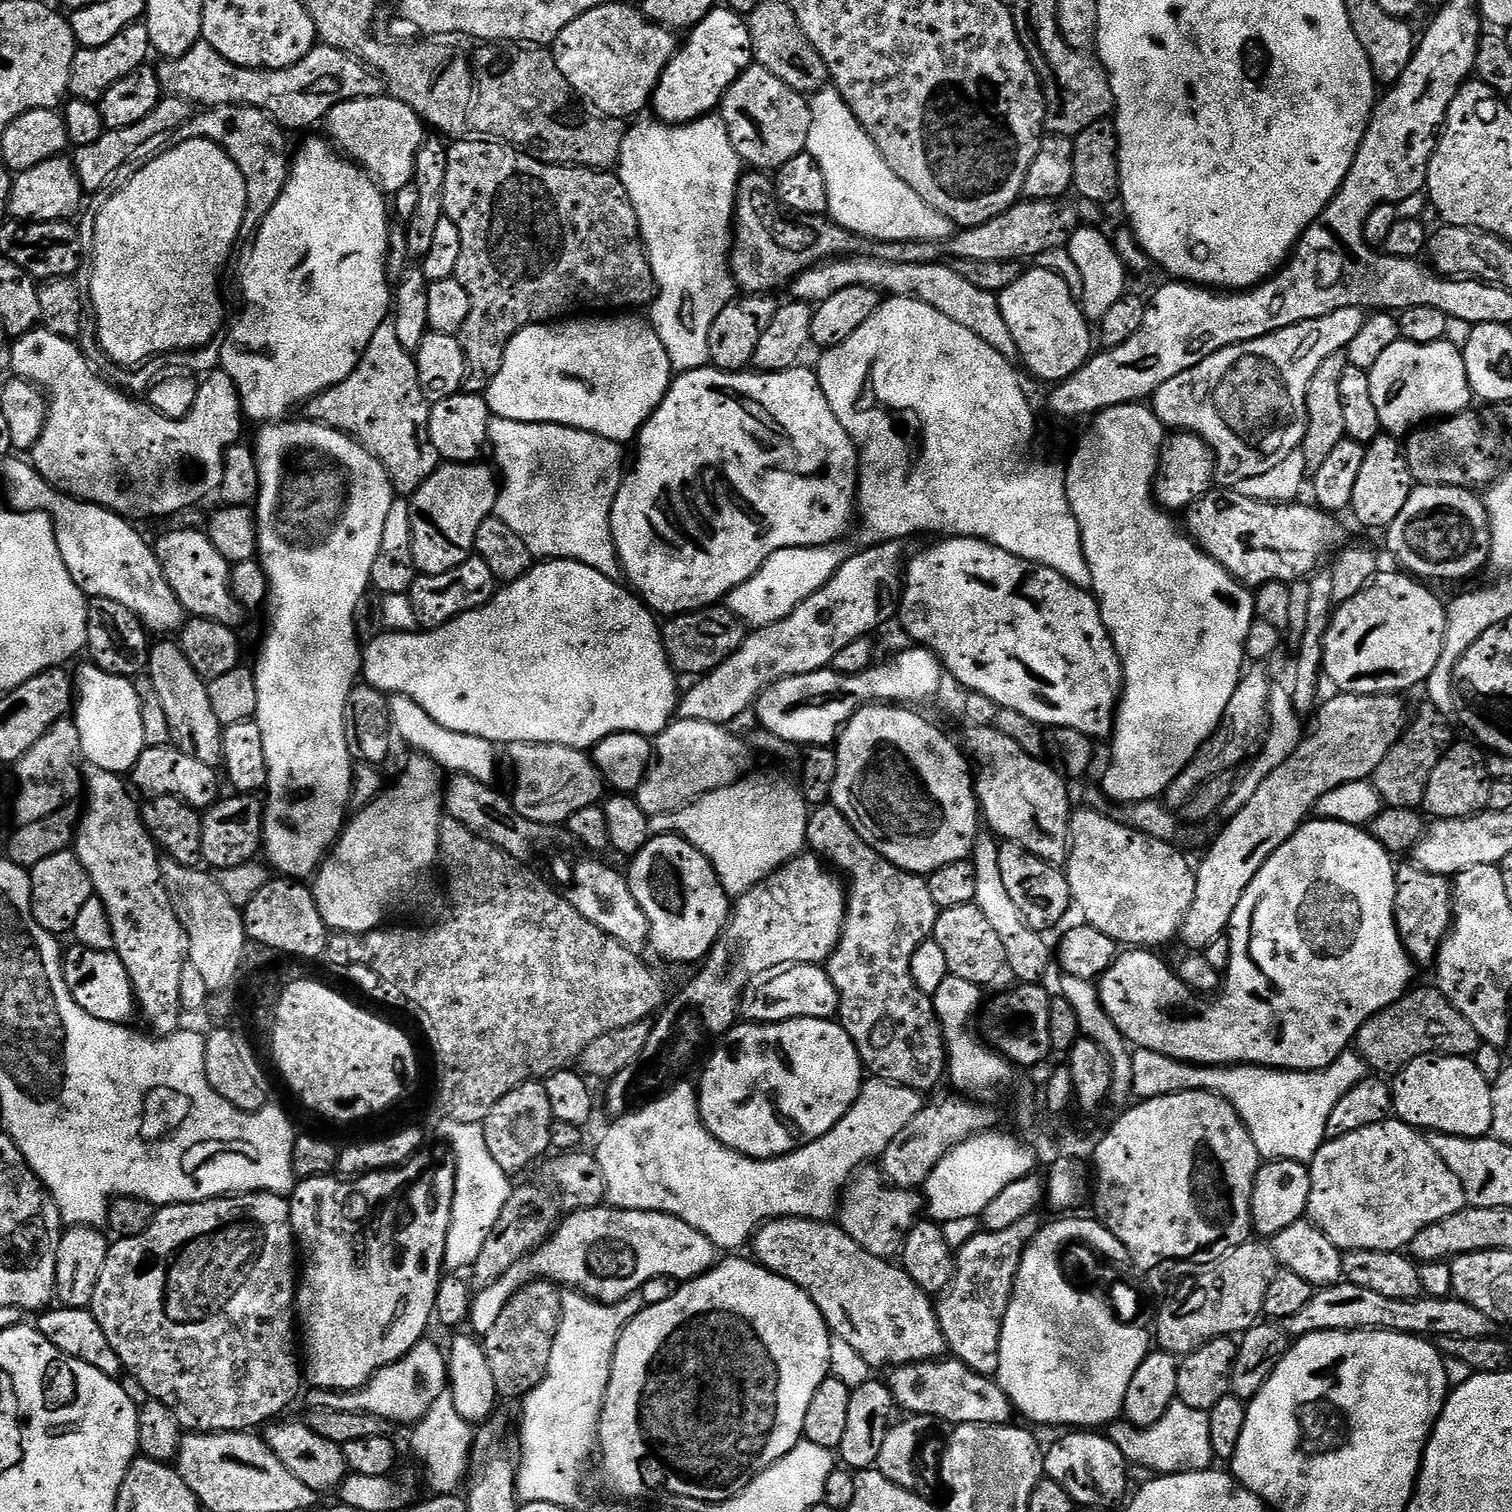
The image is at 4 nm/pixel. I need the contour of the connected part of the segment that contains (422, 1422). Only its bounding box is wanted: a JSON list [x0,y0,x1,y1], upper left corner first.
[411,1394,473,1494]

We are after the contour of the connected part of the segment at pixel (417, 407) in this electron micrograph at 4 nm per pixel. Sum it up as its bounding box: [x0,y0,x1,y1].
[307,322,442,498]

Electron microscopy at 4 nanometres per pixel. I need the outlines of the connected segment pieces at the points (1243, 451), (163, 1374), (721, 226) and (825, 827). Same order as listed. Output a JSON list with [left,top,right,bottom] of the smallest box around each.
[[1150,308,1366,489],[90,1192,302,1433],[618,118,734,373],[806,802,948,1094]]

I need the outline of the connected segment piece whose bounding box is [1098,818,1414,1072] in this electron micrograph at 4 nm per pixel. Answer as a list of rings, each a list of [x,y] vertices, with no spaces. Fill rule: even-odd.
[[[1312,818],[1301,824],[1300,828],[1291,838],[1282,846],[1278,846],[1278,850],[1274,850],[1274,854],[1270,854],[1270,858],[1266,862],[1266,866],[1262,866],[1262,870],[1258,870],[1258,874],[1254,878],[1254,882],[1250,882],[1250,886],[1246,890],[1246,894],[1242,894],[1242,902],[1238,902],[1238,910],[1234,910],[1234,918],[1230,925],[1230,939],[1232,941],[1232,954],[1228,963],[1228,971],[1222,980],[1222,991],[1207,1004],[1207,999],[1201,998],[1192,989],[1187,988],[1179,978],[1175,971],[1172,972],[1156,957],[1157,953],[1152,950],[1124,950],[1117,955],[1116,961],[1110,966],[1110,970],[1106,970],[1104,975],[1098,981],[1100,989],[1100,1001],[1106,1010],[1106,1014],[1110,1014],[1110,1018],[1114,1018],[1114,1026],[1118,1026],[1118,1030],[1122,1030],[1122,1034],[1136,1048],[1149,1048],[1158,1054],[1166,1054],[1175,1060],[1183,1060],[1186,1064],[1199,1064],[1201,1066],[1239,1066],[1241,1064],[1254,1064],[1262,1068],[1278,1068],[1289,1072],[1317,1072],[1320,1068],[1329,1068],[1343,1052],[1349,1051],[1350,1045],[1356,1039],[1356,1031],[1364,1025],[1370,1017],[1376,1016],[1383,1008],[1388,1008],[1392,1004],[1397,1004],[1399,1000],[1413,987],[1412,984],[1412,968],[1414,969],[1414,961],[1408,955],[1408,951],[1404,949],[1404,944],[1400,940],[1400,935],[1396,929],[1396,915],[1394,914],[1394,902],[1396,901],[1396,869],[1397,865],[1392,864],[1394,860],[1393,853],[1387,852],[1385,848],[1372,837],[1371,831],[1365,830],[1363,827],[1354,825],[1346,825],[1338,820],[1326,820],[1323,818]]]

